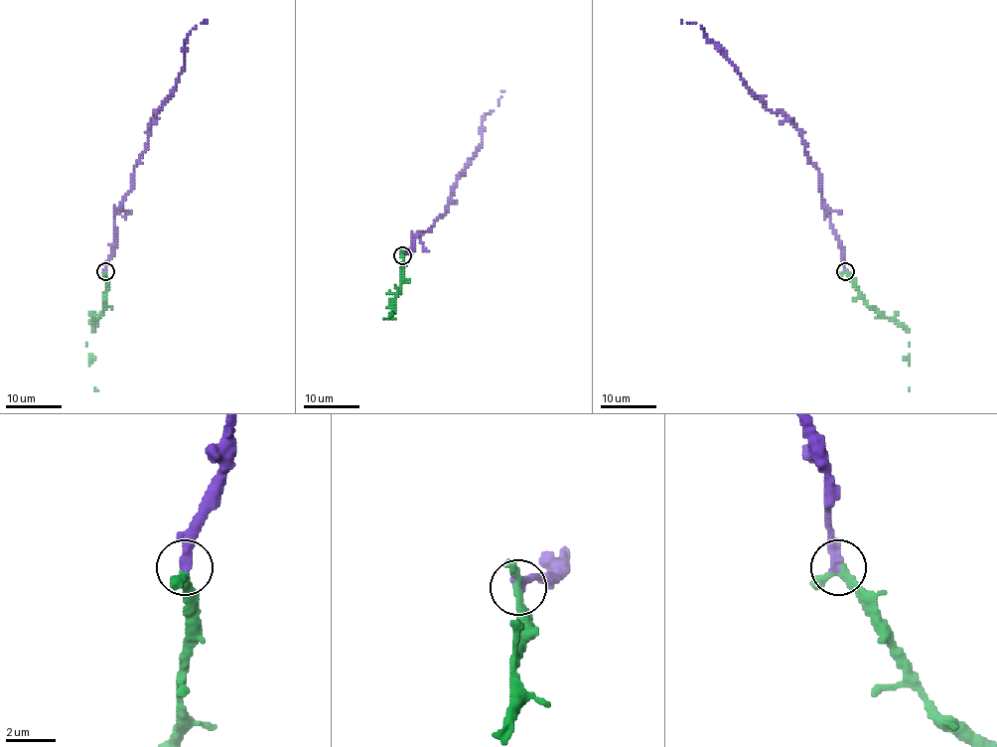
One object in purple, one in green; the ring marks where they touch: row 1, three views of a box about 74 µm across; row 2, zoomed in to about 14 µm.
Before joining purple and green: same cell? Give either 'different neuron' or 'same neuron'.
same neuron

